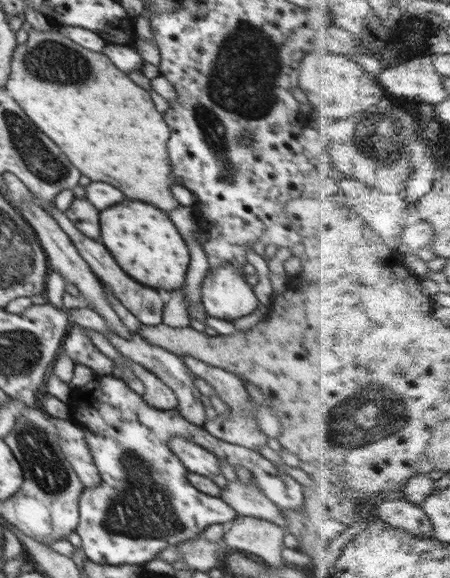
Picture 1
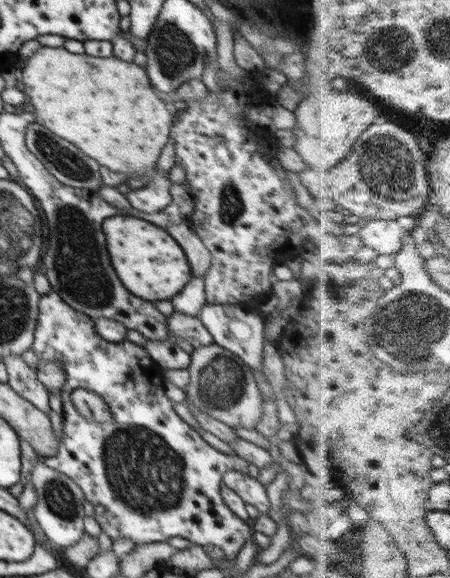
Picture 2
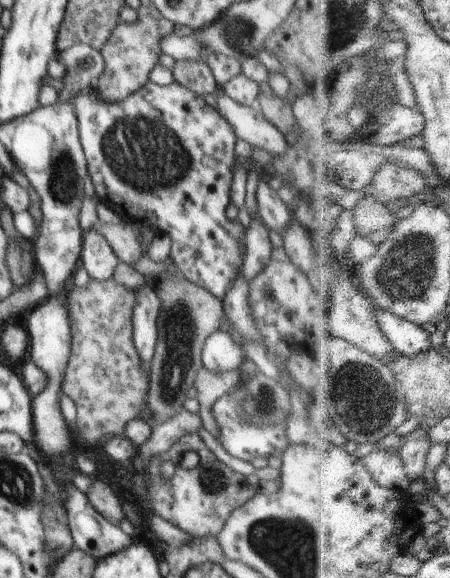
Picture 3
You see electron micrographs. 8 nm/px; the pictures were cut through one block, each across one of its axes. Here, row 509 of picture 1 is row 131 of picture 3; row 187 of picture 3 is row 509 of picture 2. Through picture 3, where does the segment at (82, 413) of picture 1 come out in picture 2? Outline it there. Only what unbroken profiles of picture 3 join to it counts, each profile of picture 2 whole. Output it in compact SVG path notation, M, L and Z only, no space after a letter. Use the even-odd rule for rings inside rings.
M54 290L41 297L39 308L32 348L39 362L62 362L66 376L60 389L64 420L62 440L57 455L45 457L44 464L56 472L65 473L78 484L85 499L94 506L100 528L113 541L128 538L135 546L140 546L167 542L174 536L180 536L202 547L218 546L224 552L222 561L234 562L240 549L252 536L250 526L236 516L221 497L223 475L232 470L259 479L259 467L236 454L228 455L216 450L176 414L173 403L165 396L164 370L150 359L142 346L126 339L112 343L98 337L93 330L95 320L70 308ZM77 389L94 392L107 405L112 427L97 427L83 421L71 400L72 392Z

